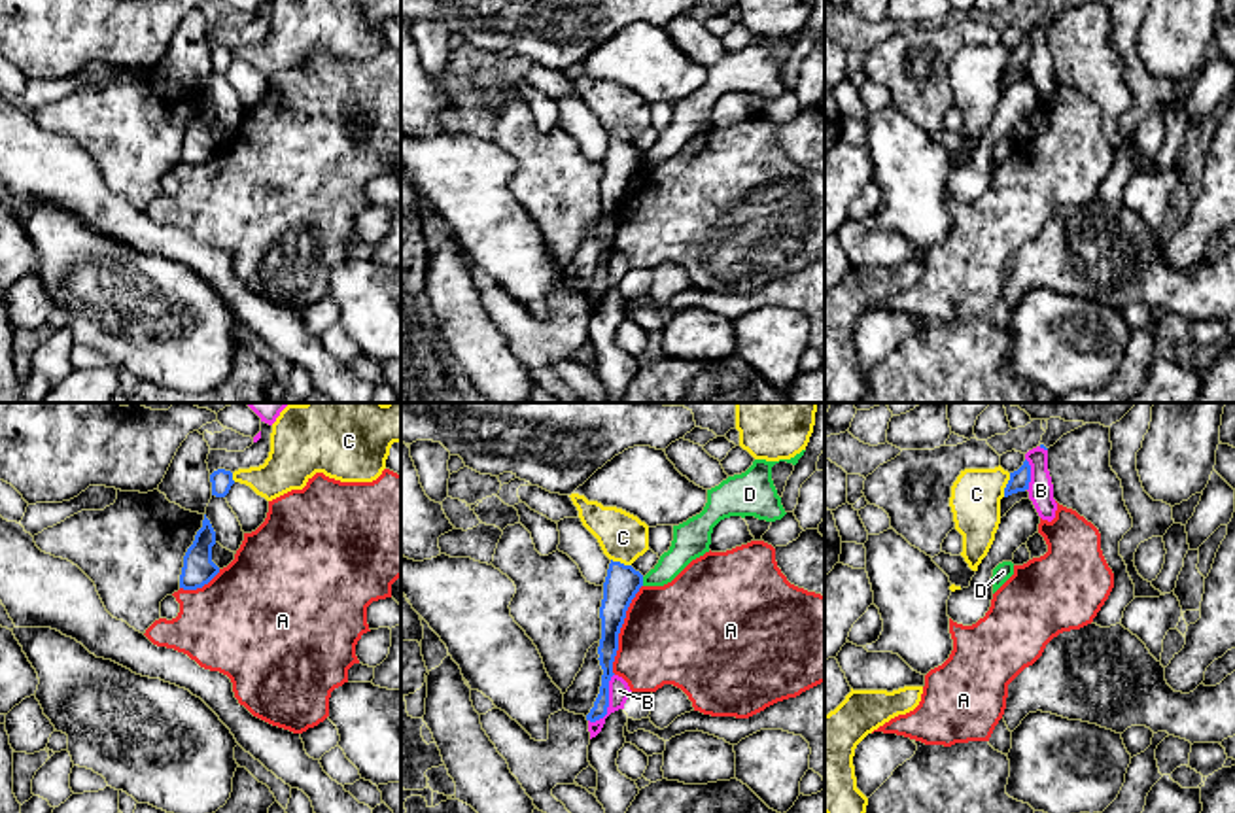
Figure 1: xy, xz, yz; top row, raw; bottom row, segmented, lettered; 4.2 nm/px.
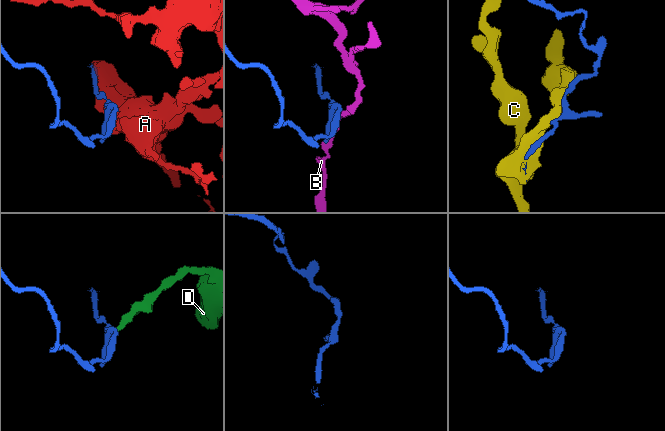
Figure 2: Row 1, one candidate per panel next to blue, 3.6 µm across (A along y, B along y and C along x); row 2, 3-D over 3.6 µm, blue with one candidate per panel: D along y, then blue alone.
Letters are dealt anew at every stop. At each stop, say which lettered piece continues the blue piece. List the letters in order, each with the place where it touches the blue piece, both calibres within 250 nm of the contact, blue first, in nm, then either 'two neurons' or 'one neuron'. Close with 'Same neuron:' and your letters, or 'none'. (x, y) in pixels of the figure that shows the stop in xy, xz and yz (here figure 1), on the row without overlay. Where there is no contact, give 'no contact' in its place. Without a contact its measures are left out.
A: meets blue in xz at (619, 207); 150 nm thick on the blue side, 440 nm on the other; two neurons
B: meets blue in xz at (608, 278); 80 nm thick on the blue side, 90 nm on the other; two neurons
C: meets blue in yz at (1007, 61); 90 nm thick on the blue side, 220 nm on the other; two neurons
D: meets blue in xz at (642, 157); 150 nm thick on the blue side, 140 nm on the other; two neurons
Same neuron: none

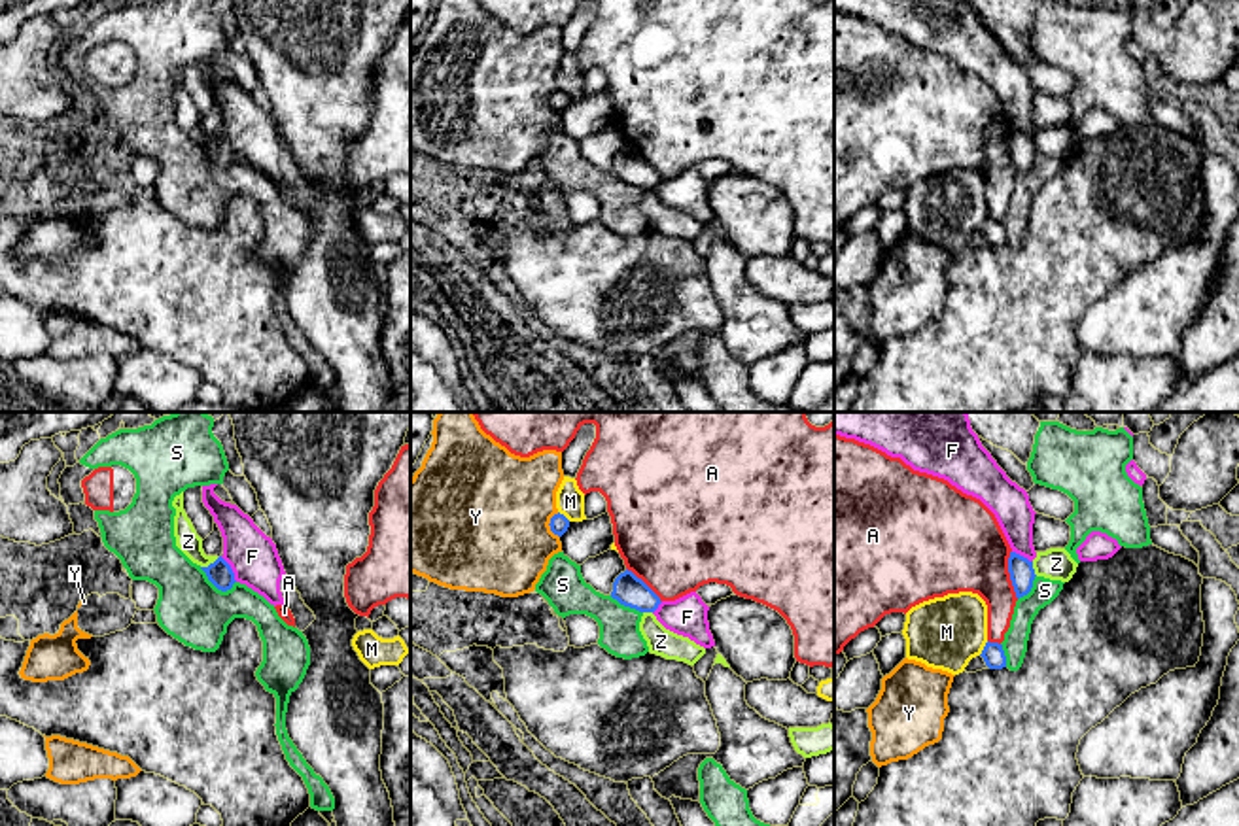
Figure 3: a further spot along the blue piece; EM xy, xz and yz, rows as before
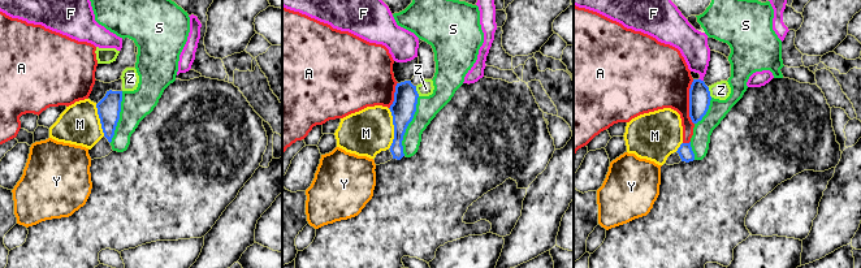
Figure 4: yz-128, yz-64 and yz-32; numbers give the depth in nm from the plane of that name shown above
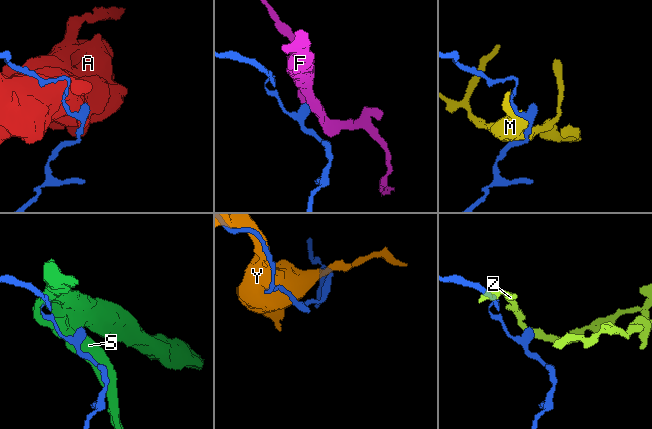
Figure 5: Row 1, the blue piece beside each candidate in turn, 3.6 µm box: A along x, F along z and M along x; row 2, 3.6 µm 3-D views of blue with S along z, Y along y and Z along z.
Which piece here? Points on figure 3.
A: meets blue in yz at (1011, 152); 110 nm thick on the blue side, 380 nm on the other; two neurons
F: meets blue in xy at (231, 146); 110 nm thick on the blue side, 200 nm on the other; two neurons
M: meets blue in yz at (984, 225); 90 nm thick on the blue side, 300 nm on the other; two neurons
S: meets blue in xy at (216, 163); 110 nm thick on the blue side, 280 nm on the other; two neurons
Y: meets blue in xz at (549, 101); 80 nm thick on the blue side, 500 nm on the other; two neurons
Z: meets blue in xy at (210, 140); 110 nm thick on the blue side, 100 nm on the other; two neurons
Same neuron: none

